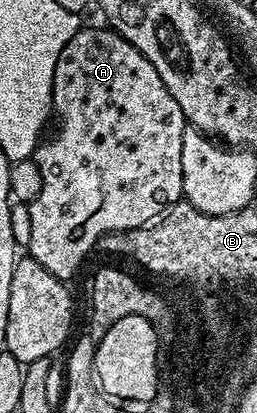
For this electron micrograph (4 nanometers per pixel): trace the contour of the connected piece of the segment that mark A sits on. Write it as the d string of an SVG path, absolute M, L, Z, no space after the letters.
M80 28L75 33L73 40L61 48L61 56L57 56L57 68L53 72L53 88L51 89L51 104L54 117L59 117L59 127L51 139L40 141L35 149L33 159L37 168L41 170L41 192L29 204L31 210L31 250L30 257L41 264L53 276L64 280L70 280L79 270L79 265L87 258L87 253L94 251L99 238L107 233L121 233L123 230L139 229L151 222L154 217L164 213L168 207L174 205L183 198L183 177L181 176L181 140L184 130L188 129L189 123L181 112L181 104L173 100L173 92L165 86L157 68L151 61L137 50L127 39L123 39L111 28L105 30L87 30Z

